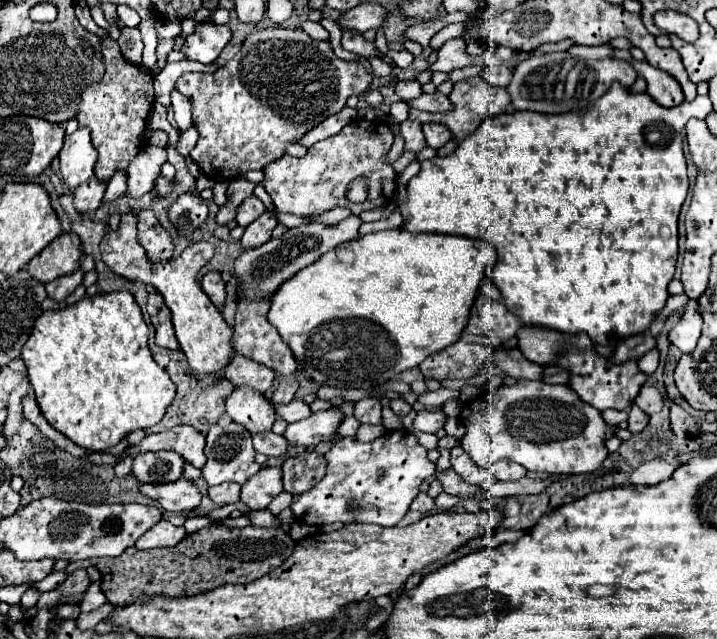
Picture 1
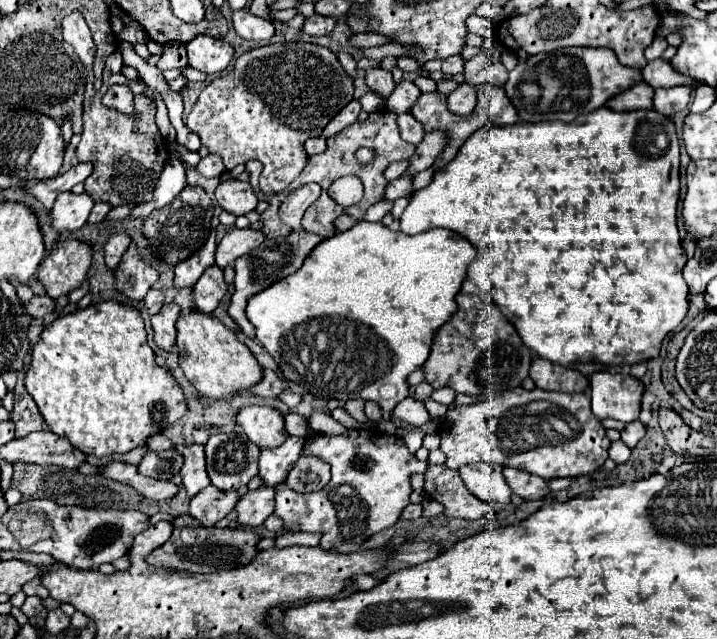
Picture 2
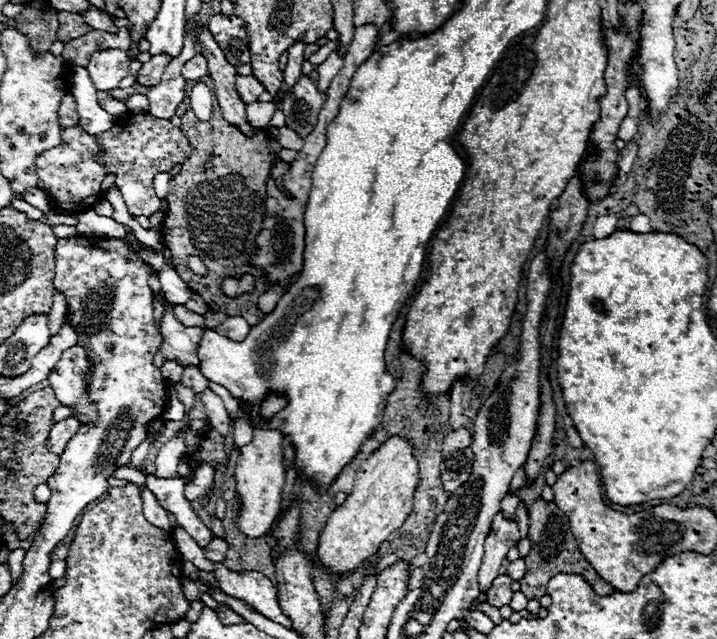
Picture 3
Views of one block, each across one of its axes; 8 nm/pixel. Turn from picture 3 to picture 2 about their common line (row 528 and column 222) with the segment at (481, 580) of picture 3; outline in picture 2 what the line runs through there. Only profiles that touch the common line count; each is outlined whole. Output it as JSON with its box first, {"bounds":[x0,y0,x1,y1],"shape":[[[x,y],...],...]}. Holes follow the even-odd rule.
{"bounds":[190,486,240,526],"shape":[[[208,486],[206,490],[198,492],[190,500],[190,516],[202,522],[202,526],[214,526],[218,520],[226,518],[230,512],[234,512],[236,502],[240,500],[240,494],[236,490],[218,490],[216,486]]]}

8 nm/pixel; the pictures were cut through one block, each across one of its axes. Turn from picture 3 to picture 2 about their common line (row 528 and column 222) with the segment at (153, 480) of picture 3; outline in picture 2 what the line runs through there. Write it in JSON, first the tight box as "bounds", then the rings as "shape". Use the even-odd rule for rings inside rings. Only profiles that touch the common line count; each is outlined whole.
{"bounds":[216,180,258,216],"shape":[[[230,180],[230,182],[222,182],[216,188],[216,202],[222,206],[222,210],[232,212],[234,216],[242,216],[256,208],[258,198],[248,182]]]}

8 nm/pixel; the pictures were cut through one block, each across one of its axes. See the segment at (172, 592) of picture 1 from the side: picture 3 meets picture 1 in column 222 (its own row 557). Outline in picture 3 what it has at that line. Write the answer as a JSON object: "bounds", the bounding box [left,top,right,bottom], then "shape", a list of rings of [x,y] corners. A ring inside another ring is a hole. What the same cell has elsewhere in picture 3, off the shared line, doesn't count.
{"bounds":[520,498,614,600],"shape":[[[542,498],[536,500],[536,504],[528,510],[530,514],[530,526],[528,526],[528,540],[532,544],[530,554],[524,558],[526,560],[526,574],[524,578],[520,578],[520,586],[522,586],[522,594],[528,600],[538,600],[546,594],[546,584],[552,576],[556,574],[580,574],[582,578],[586,578],[586,582],[592,586],[592,590],[598,596],[610,596],[614,592],[614,588],[604,582],[596,570],[586,562],[586,558],[582,556],[580,548],[578,548],[578,540],[574,538],[570,524],[566,520],[566,516],[562,514],[562,510],[558,510],[558,506],[554,506],[554,502],[544,502]]]}

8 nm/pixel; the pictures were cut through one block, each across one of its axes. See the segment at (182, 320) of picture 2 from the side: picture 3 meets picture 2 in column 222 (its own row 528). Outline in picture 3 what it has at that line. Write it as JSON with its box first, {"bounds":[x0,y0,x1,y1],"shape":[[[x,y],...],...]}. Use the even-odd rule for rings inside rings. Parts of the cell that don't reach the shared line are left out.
{"bounds":[318,436,418,574],"shape":[[[400,436],[388,438],[378,450],[362,460],[356,470],[354,490],[346,502],[338,506],[322,534],[318,544],[318,560],[336,574],[352,574],[354,568],[374,556],[380,544],[398,530],[412,512],[414,492],[418,486],[418,460],[412,454],[412,444]]]}

